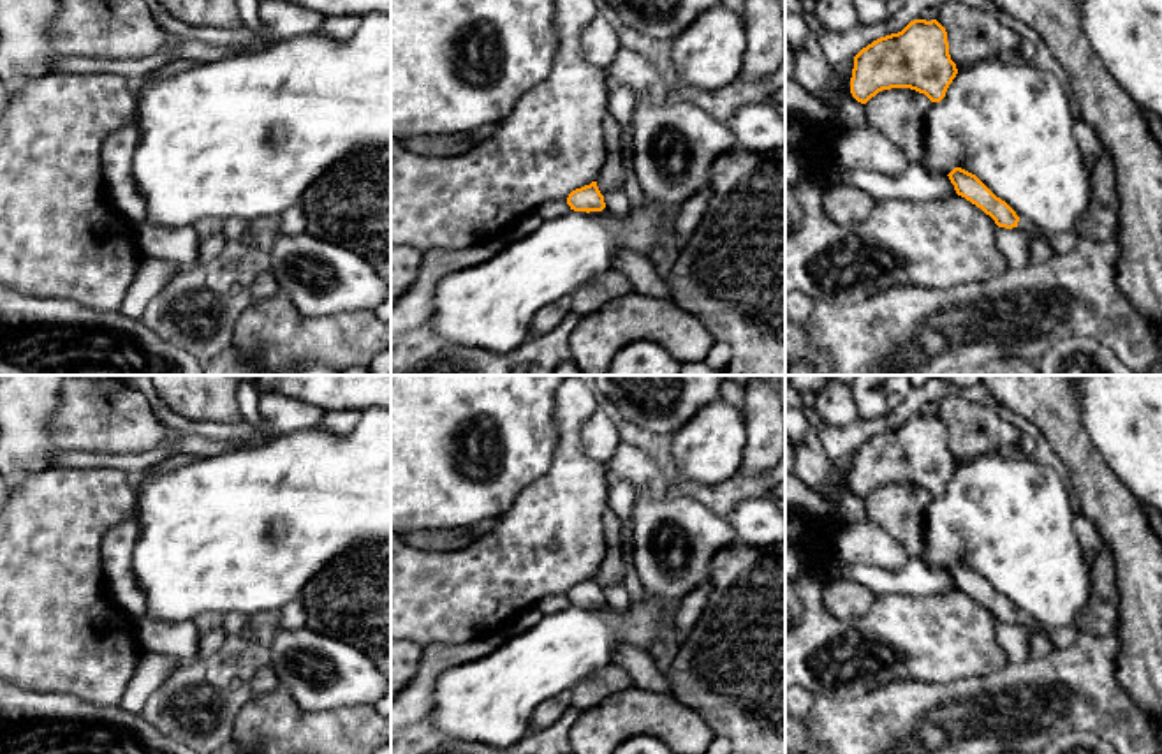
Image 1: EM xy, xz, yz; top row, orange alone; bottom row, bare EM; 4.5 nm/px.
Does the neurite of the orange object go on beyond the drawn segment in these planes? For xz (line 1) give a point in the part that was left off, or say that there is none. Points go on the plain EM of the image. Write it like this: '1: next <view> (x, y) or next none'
1: next none

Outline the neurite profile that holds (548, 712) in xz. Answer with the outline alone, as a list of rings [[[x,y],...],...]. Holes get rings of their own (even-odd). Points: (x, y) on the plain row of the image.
[[[609,662],[577,682],[570,691],[541,703],[530,717],[528,729],[546,729],[570,708],[577,712],[592,710],[609,696],[632,687],[636,687],[632,676],[620,666]]]

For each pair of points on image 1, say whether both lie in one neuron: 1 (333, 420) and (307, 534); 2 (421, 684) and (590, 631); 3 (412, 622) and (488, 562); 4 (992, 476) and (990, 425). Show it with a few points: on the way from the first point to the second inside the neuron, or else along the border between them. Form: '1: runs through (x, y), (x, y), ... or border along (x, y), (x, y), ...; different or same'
1: border along (361, 411), (360, 421), (344, 436), (317, 427); different
2: border along (474, 659), (451, 666), (441, 675), (426, 717); different
3: runs through (432, 603), (439, 596), (455, 596), (469, 582); same
4: border along (997, 451), (981, 457); different

